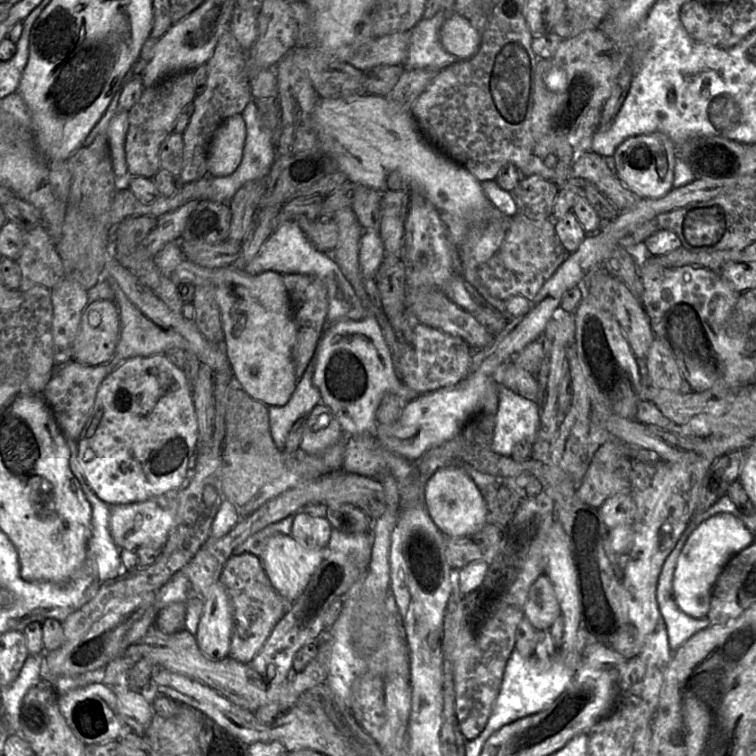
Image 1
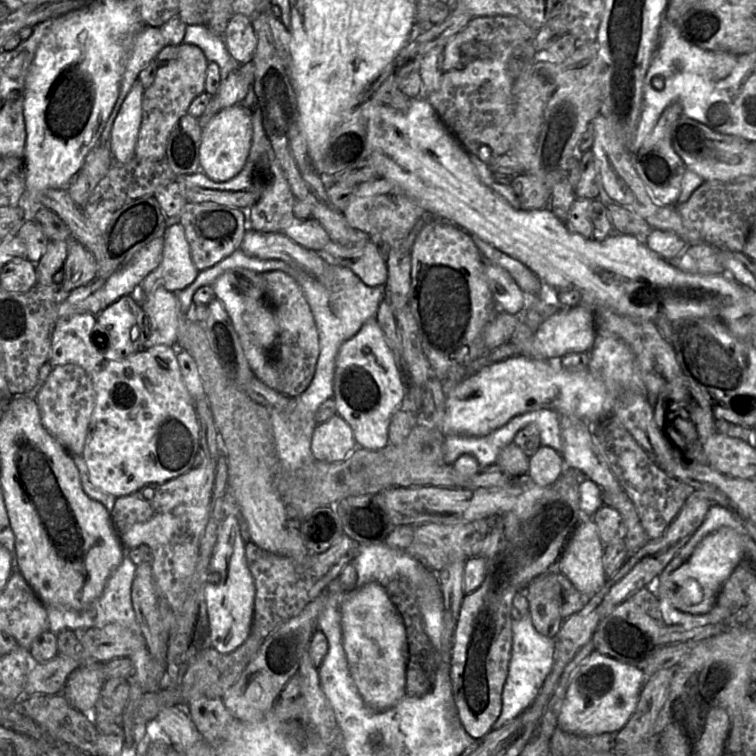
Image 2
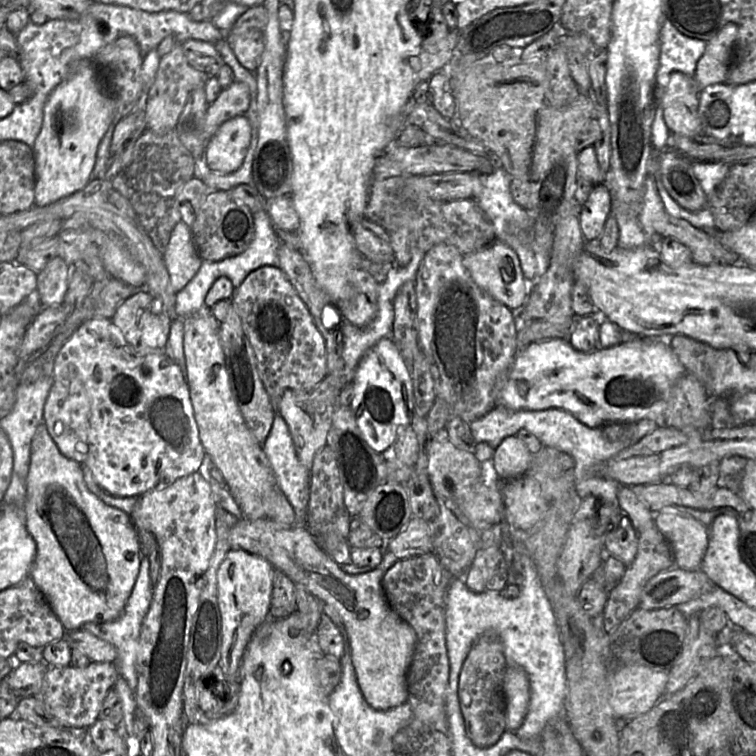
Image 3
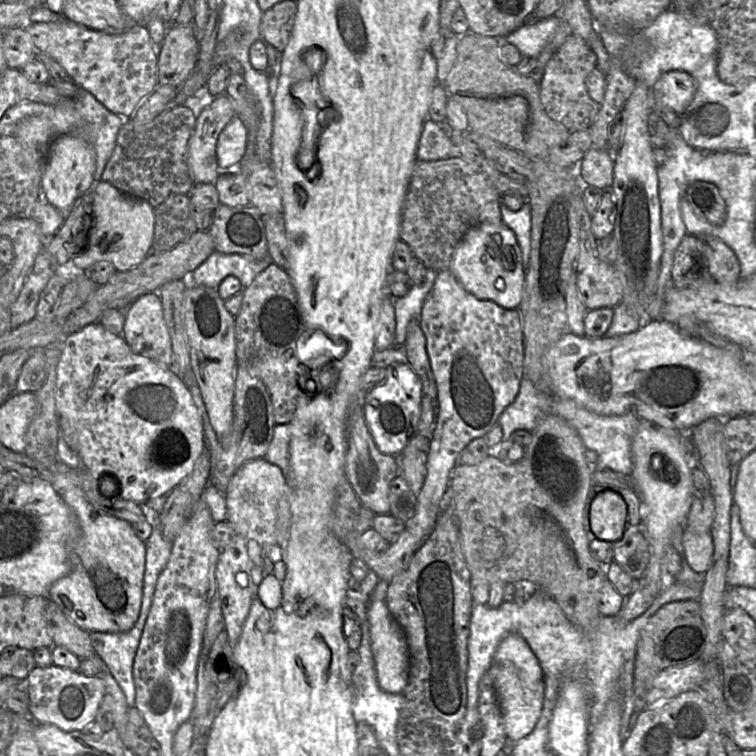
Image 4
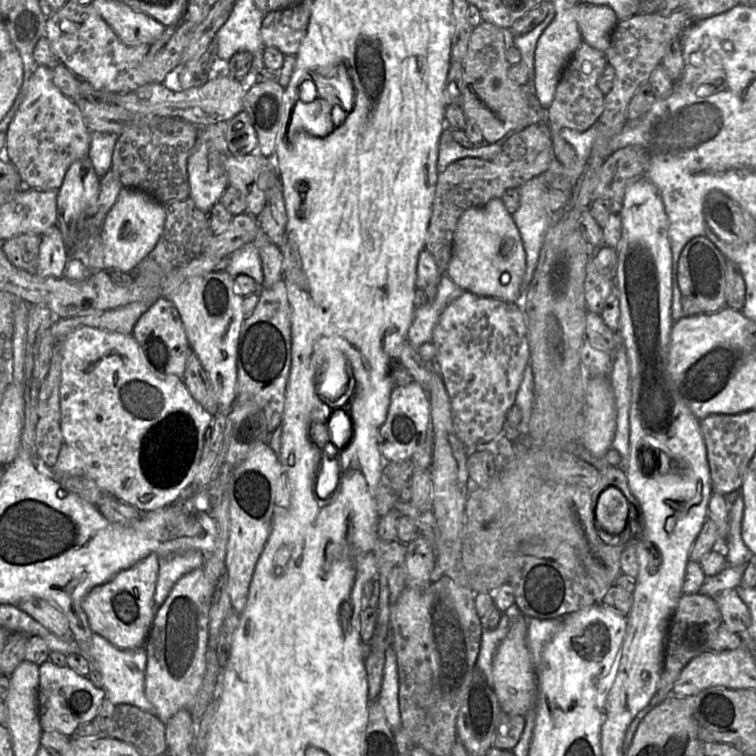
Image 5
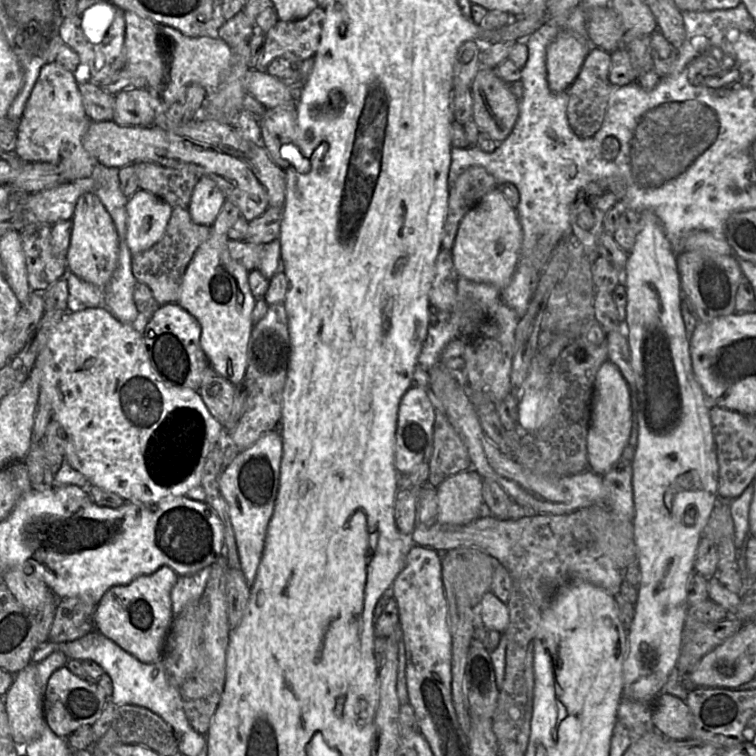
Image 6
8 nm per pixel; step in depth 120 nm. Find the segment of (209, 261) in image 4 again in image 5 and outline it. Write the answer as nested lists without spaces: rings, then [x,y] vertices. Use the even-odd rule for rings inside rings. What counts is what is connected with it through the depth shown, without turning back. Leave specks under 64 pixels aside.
[[[253,243],[244,245],[227,256],[228,264],[225,272],[235,277],[245,274],[255,280],[258,285],[262,285],[264,274],[261,259],[257,247]]]

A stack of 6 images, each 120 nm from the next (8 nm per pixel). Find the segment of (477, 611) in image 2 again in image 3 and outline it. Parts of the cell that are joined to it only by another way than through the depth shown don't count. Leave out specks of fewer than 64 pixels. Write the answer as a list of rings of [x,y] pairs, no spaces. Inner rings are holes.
[[[487,630],[479,636],[463,663],[459,678],[459,700],[467,735],[477,747],[494,745],[507,731],[503,692],[507,667],[503,642],[495,630]]]

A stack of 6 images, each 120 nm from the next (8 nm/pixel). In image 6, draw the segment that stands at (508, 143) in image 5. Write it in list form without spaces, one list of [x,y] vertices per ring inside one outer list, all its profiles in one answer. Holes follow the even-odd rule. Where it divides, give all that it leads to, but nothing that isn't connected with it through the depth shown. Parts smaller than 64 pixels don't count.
[[[470,166],[450,186],[448,211],[441,248],[451,250],[462,218],[487,193],[500,188],[495,178],[481,166]]]

